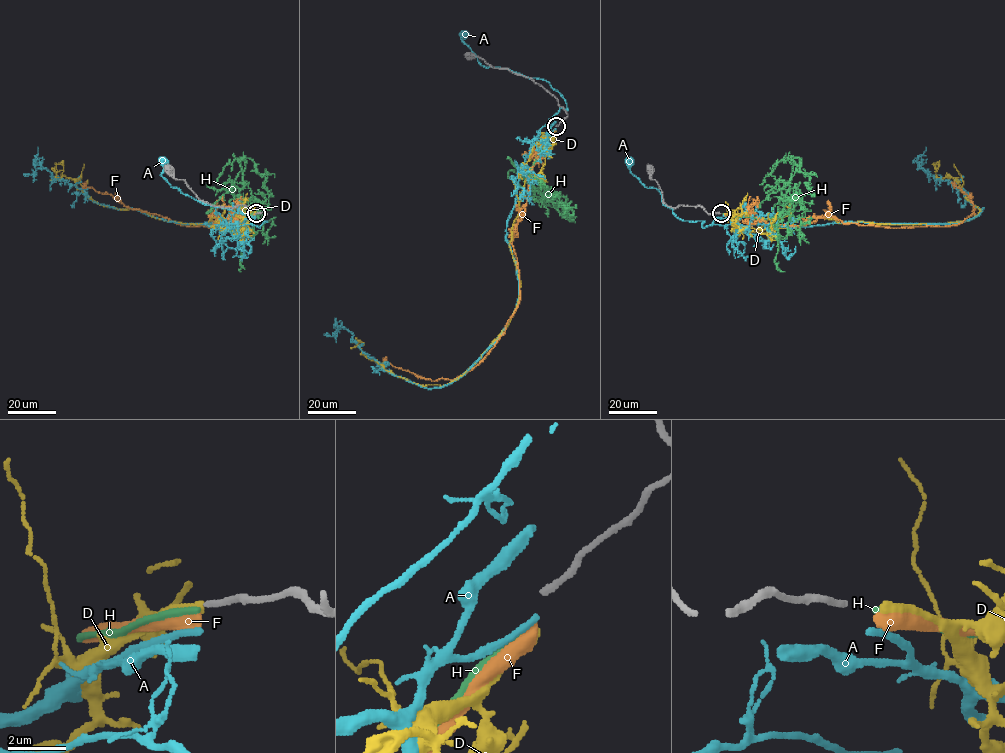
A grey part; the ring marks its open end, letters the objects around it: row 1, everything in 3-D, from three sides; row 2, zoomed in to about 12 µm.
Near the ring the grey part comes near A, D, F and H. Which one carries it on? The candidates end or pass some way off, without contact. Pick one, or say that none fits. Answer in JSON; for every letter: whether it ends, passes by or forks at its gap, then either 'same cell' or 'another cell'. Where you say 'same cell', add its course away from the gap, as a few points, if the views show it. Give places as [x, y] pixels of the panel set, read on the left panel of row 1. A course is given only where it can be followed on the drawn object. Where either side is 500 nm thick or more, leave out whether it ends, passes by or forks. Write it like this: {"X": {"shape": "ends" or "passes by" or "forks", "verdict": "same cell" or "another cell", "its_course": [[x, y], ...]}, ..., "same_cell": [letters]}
{"A": {"shape": "ends", "verdict": "another cell"}, "D": {"shape": "ends", "verdict": "another cell"}, "F": {"shape": "ends", "verdict": "another cell"}, "H": {"shape": "ends", "verdict": "another cell"}, "same_cell": []}

